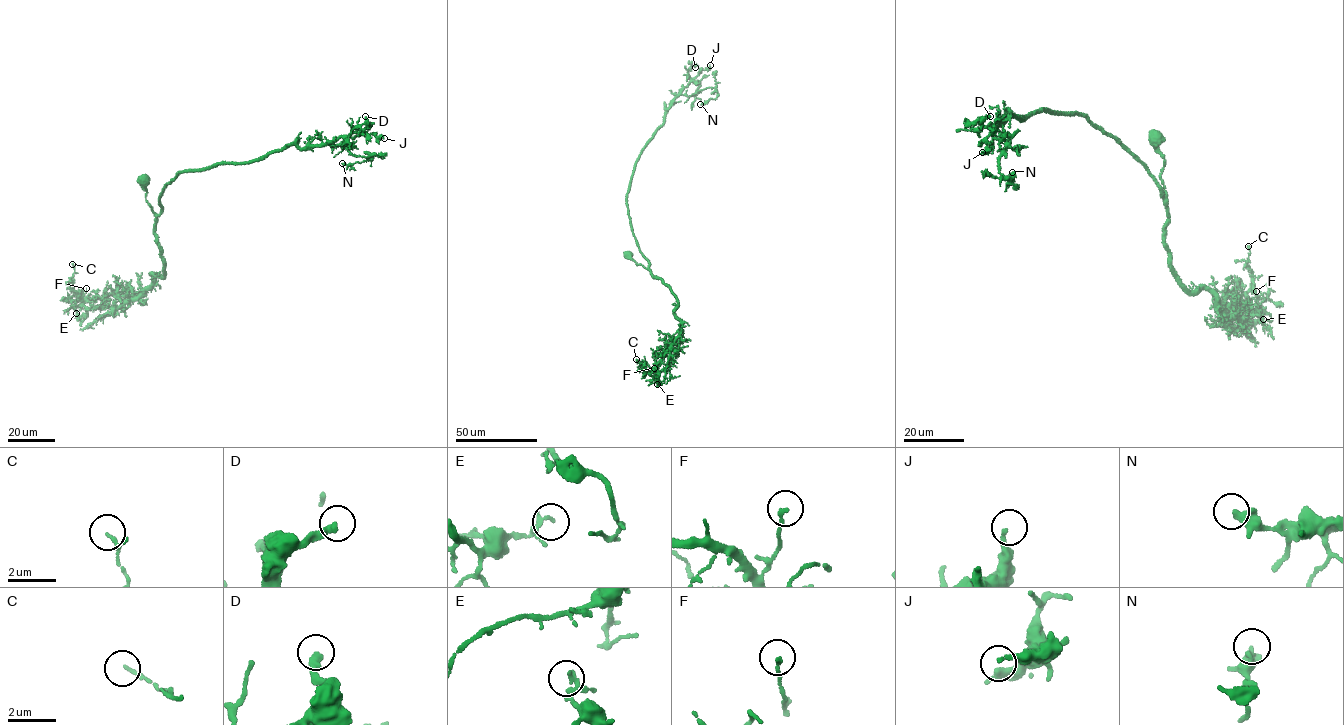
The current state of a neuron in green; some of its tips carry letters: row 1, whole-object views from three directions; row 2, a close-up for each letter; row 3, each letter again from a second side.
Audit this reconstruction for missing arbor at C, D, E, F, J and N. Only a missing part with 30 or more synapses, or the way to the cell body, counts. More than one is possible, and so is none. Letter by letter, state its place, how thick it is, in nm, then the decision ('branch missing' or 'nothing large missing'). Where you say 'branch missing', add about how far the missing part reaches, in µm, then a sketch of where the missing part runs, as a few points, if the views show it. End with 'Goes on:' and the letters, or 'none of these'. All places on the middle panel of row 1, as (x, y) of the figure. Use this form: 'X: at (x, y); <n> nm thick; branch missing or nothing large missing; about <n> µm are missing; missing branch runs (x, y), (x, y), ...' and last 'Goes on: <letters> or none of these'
C: at (636, 359); 150 nm thick; nothing large missing
D: at (695, 67); 320 nm thick; nothing large missing
E: at (657, 384); 140 nm thick; nothing large missing
F: at (654, 368); 160 nm thick; nothing large missing
J: at (710, 65); 190 nm thick; nothing large missing
N: at (700, 104); 320 nm thick; nothing large missing
Goes on: none of these

